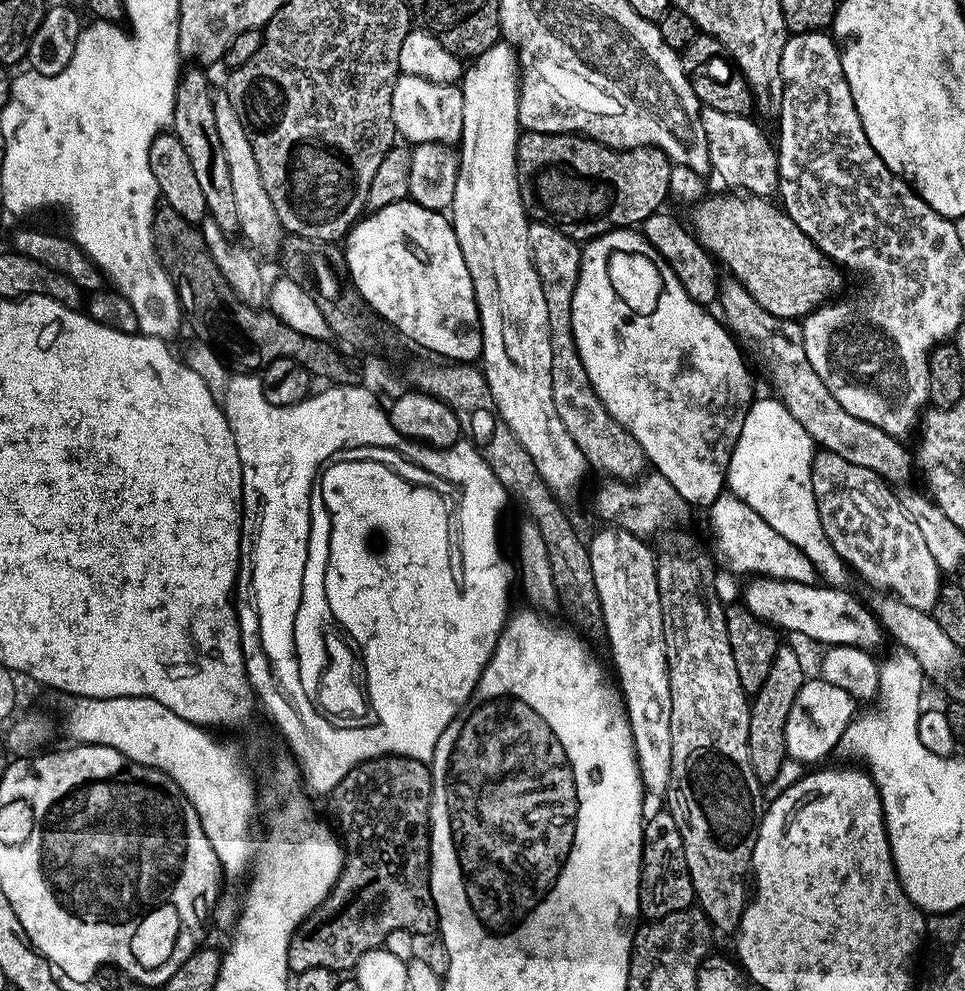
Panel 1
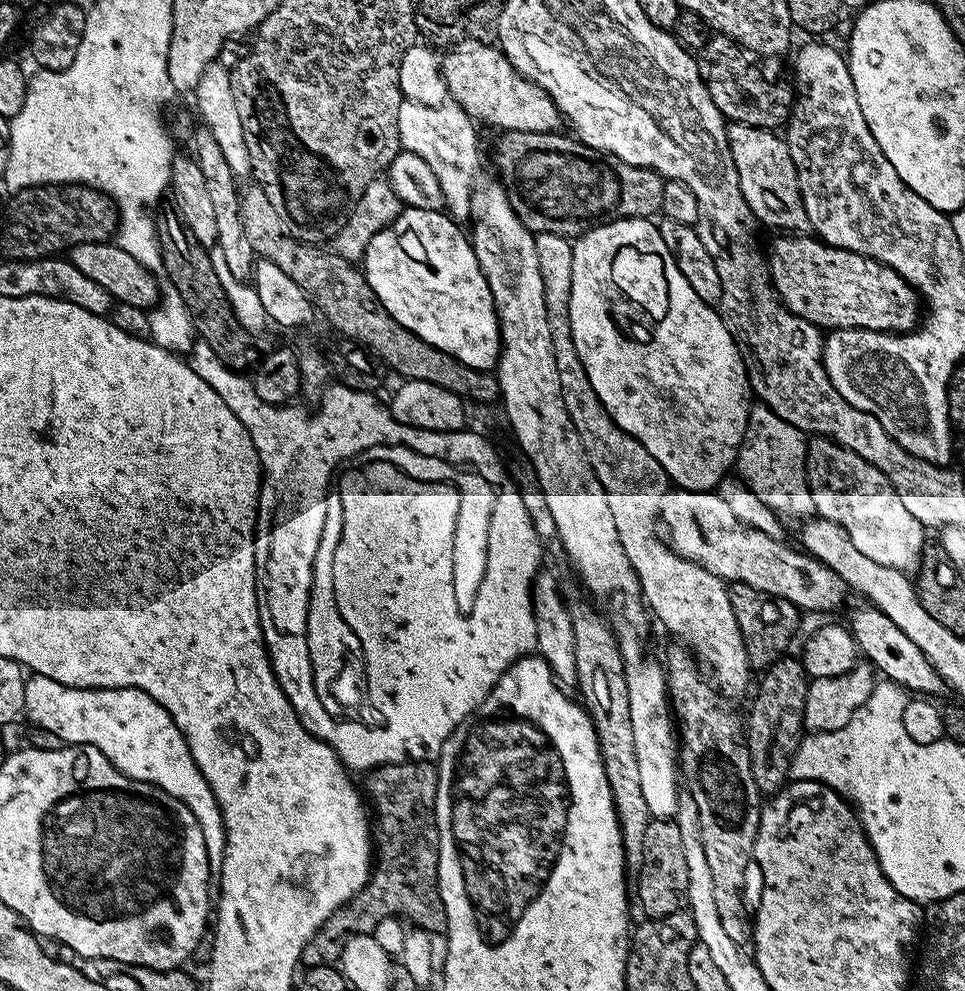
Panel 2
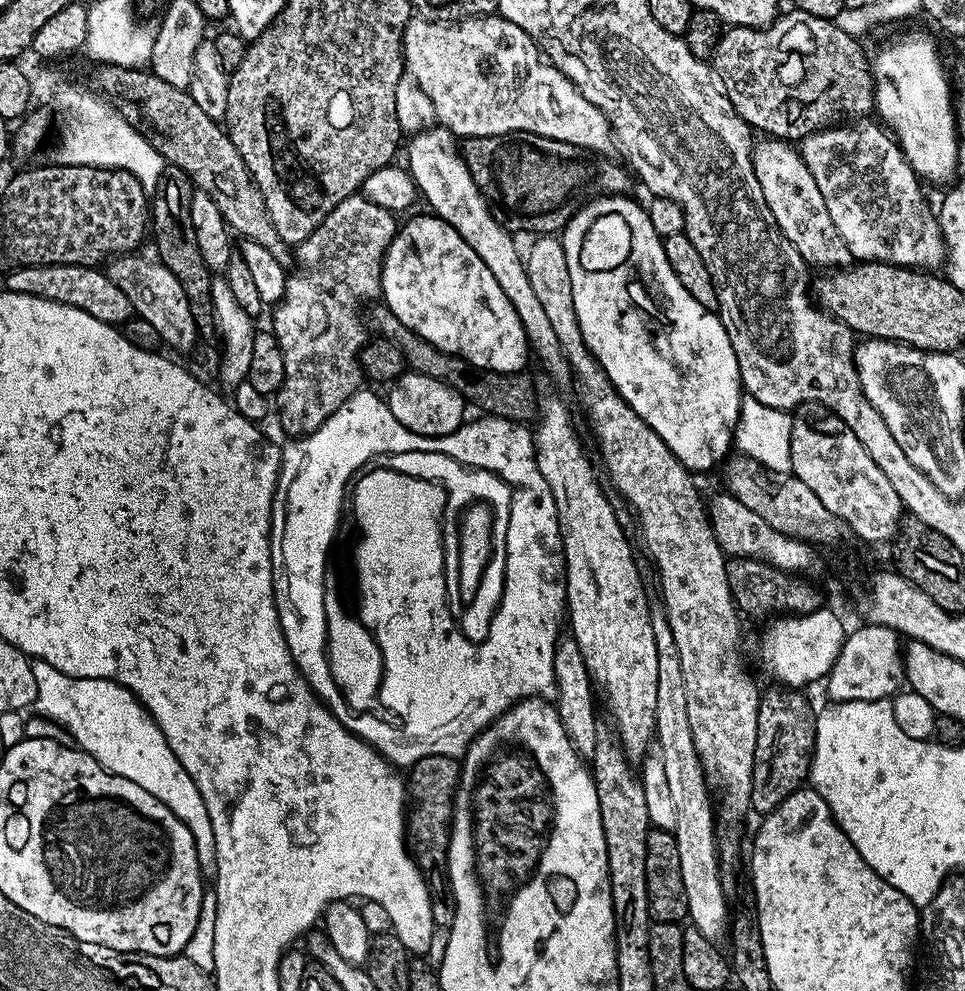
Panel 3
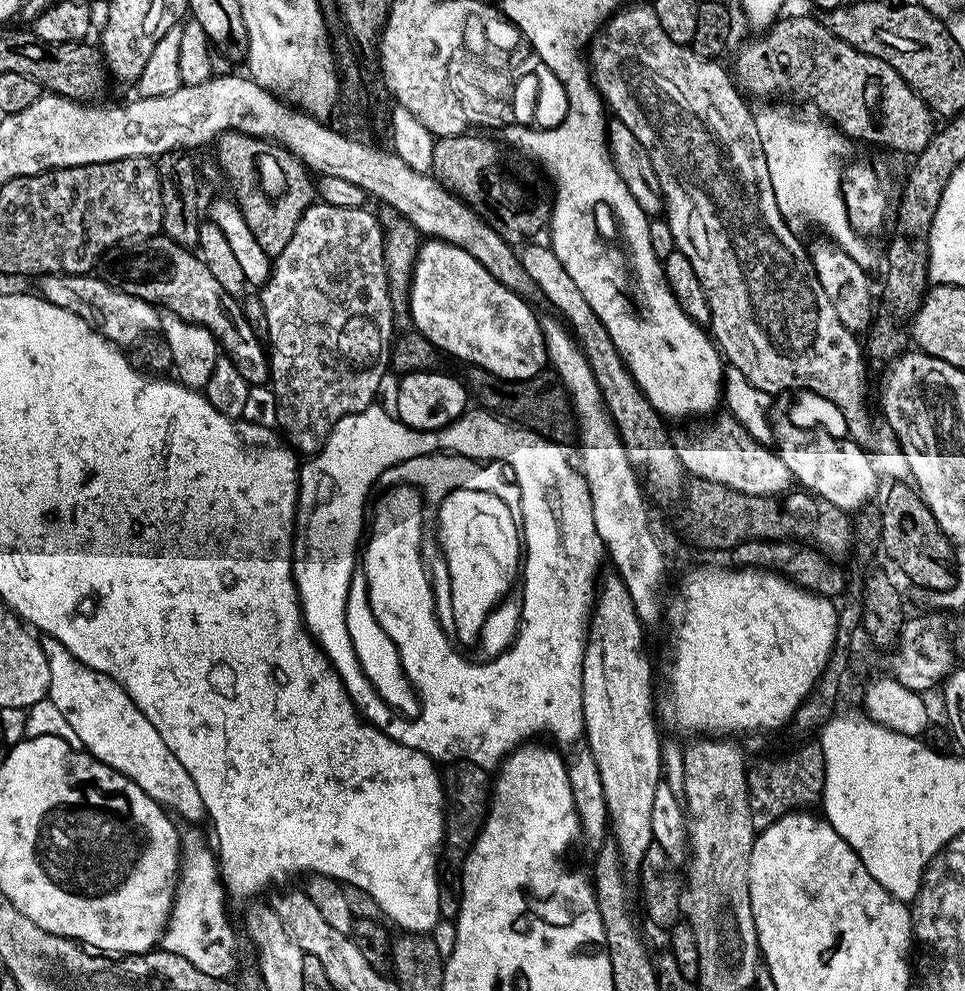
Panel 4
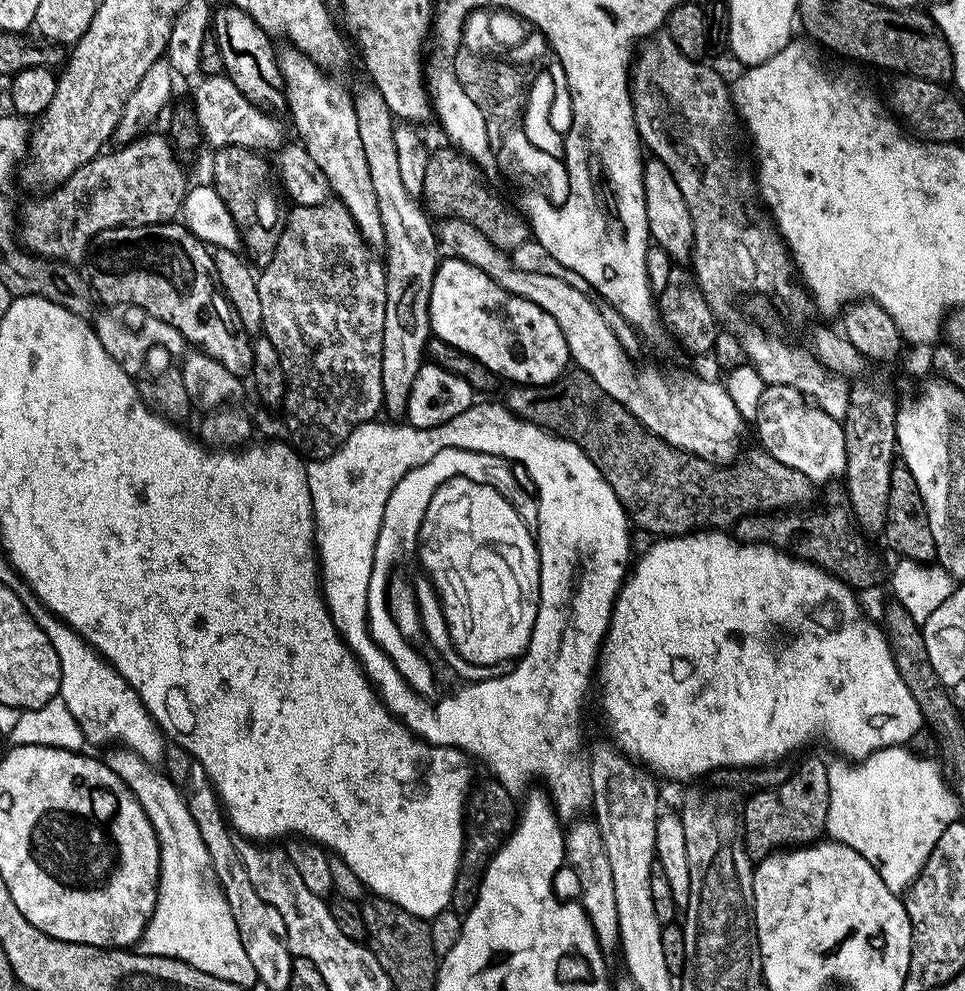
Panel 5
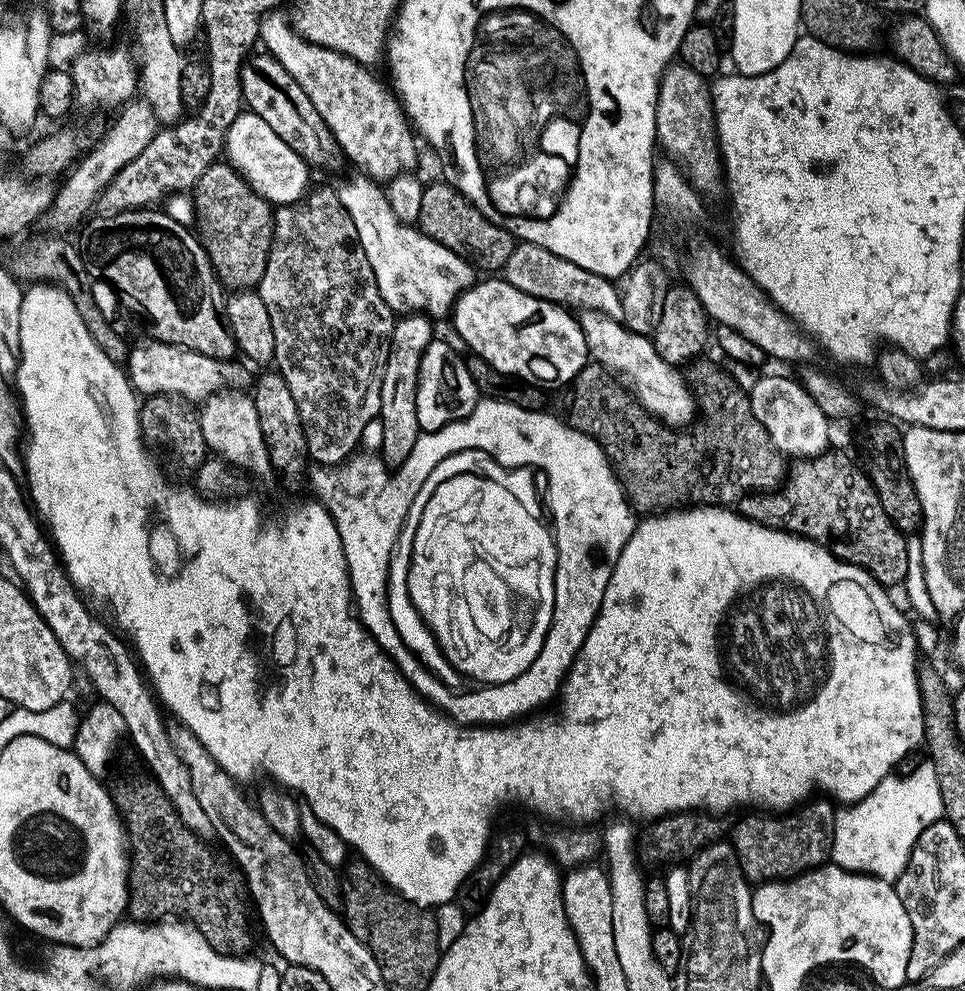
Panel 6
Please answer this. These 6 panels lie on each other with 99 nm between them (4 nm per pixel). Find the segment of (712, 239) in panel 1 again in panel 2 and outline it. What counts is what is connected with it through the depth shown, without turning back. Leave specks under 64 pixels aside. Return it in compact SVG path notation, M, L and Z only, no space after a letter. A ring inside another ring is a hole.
M780 234L770 252L772 287L795 316L821 330L861 328L903 334L922 320L922 297L893 268L861 252L832 248L812 234Z

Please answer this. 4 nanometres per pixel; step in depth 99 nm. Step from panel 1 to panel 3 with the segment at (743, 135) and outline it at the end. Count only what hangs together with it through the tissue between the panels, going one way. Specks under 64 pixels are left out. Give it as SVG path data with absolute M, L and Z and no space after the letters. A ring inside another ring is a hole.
M760 138L752 145L752 165L758 174L766 206L770 206L770 214L774 214L783 236L798 250L809 267L822 266L824 270L851 267L854 262L852 252L835 229L822 192L799 151L787 141Z

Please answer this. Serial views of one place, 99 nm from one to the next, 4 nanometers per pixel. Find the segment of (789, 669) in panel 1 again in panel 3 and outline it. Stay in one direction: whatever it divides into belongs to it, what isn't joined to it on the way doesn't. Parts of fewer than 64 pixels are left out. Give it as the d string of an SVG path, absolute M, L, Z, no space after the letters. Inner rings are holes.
M775 686L769 692L765 691L760 697L760 709L758 710L758 742L754 746L754 774L752 775L752 808L755 811L760 811L760 814L767 814L772 809L777 808L784 799L801 787L809 779L810 769L812 767L812 748L816 744L816 718L818 715L817 709L812 709L812 704L803 695L800 690L793 690L787 686Z

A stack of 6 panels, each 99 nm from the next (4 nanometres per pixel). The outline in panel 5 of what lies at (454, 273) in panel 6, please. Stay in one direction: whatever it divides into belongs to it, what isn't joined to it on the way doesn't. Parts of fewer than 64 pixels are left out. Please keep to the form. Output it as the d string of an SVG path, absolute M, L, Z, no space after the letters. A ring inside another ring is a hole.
M291 46L279 49L278 63L286 106L292 114L293 122L296 123L296 132L300 135L299 143L308 151L310 158L318 162L318 170L326 174L326 182L332 188L332 196L346 206L350 218L354 218L358 230L369 245L383 245L382 214L378 214L378 198L374 194L374 182L370 182L370 166L366 166L366 150L362 150L362 138L358 135L358 114L353 95L350 92L349 94L343 92L334 81L327 80L324 77L327 75L320 65L315 64L308 56L297 52Z

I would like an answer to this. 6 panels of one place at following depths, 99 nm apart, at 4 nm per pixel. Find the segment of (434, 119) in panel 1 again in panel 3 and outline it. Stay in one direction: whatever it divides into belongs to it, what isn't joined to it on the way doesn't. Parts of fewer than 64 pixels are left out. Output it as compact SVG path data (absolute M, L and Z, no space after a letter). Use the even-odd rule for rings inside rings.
M433 126L422 132L415 133L407 141L408 161L406 167L412 174L412 181L416 183L417 193L429 204L431 211L444 220L486 262L486 270L494 274L498 286L502 286L502 294L510 298L518 318L528 335L528 341L533 348L535 357L544 360L544 368L556 379L556 384L564 388L573 383L572 370L568 366L568 359L564 357L564 344L554 334L554 326L550 326L547 315L538 302L530 286L530 278L526 278L526 270L522 259L522 252L516 249L513 233L506 231L492 216L492 210L488 207L487 200L480 195L478 186L470 174L462 155L461 145L457 137L446 127Z

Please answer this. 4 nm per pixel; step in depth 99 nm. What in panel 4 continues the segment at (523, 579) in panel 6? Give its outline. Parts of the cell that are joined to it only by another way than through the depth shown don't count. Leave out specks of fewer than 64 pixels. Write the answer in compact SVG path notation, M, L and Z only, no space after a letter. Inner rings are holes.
M459 488L441 499L438 505L434 540L442 554L446 554L444 564L450 566L450 598L455 599L460 637L463 640L476 639L483 630L486 614L490 614L513 591L515 580L517 583L522 568L522 532L513 508L506 506L506 502L492 492Z

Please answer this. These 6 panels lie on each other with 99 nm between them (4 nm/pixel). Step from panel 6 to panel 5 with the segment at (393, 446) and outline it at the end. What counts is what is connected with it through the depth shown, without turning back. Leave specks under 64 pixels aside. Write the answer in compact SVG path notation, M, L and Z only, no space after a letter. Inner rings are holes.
M365 86L360 93L355 93L354 99L358 135L362 138L362 150L366 150L366 166L370 166L370 182L374 182L378 214L382 214L384 231L382 263L386 322L382 334L382 408L392 415L389 417L400 418L407 413L414 378L418 378L418 370L426 363L426 349L432 331L428 302L438 263L438 232L417 197L408 194L402 186L401 175L398 174L397 147L394 146L394 117L386 106L386 98L382 98L376 88Z

